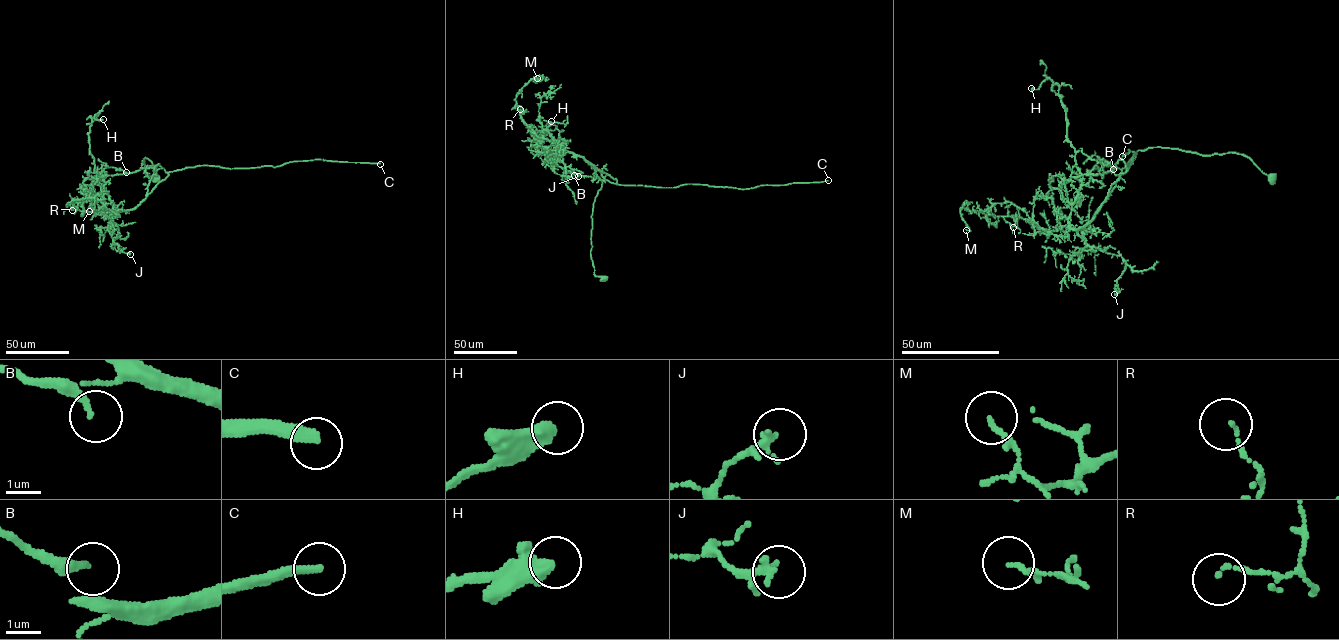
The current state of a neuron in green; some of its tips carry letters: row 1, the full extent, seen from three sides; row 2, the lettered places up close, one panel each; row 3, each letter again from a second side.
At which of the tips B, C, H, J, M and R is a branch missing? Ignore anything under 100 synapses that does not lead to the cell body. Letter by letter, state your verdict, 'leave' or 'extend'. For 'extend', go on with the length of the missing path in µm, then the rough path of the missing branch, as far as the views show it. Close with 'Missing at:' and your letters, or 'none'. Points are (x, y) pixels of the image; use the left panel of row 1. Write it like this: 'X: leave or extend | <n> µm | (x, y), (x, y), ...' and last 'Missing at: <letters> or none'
B: leave
C: extend | 170 µm
H: leave
J: leave
M: leave
R: leave
Missing at: C

